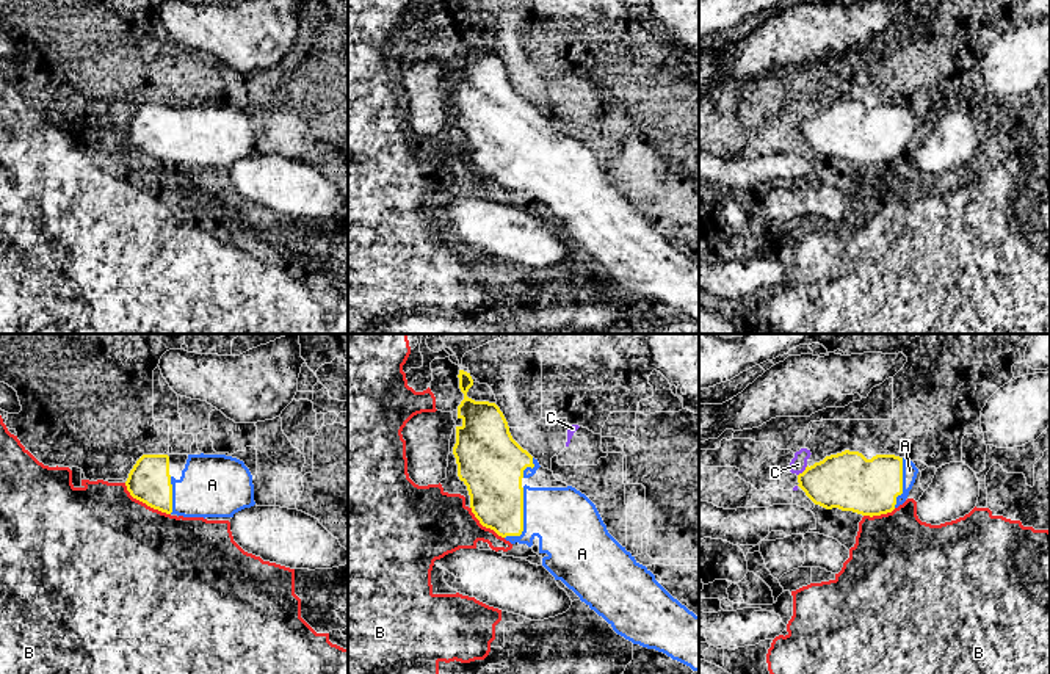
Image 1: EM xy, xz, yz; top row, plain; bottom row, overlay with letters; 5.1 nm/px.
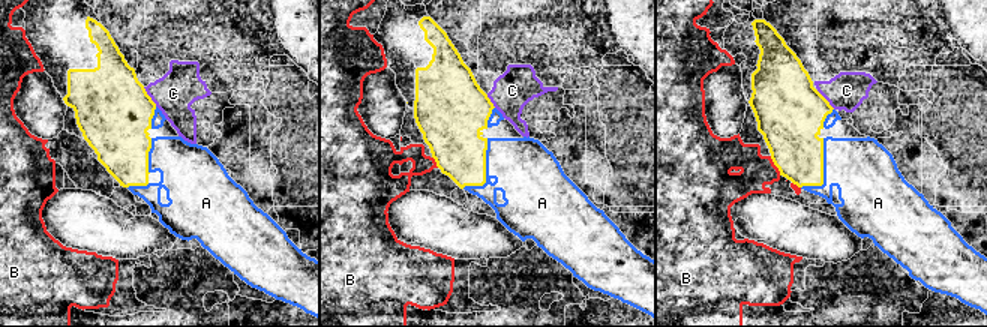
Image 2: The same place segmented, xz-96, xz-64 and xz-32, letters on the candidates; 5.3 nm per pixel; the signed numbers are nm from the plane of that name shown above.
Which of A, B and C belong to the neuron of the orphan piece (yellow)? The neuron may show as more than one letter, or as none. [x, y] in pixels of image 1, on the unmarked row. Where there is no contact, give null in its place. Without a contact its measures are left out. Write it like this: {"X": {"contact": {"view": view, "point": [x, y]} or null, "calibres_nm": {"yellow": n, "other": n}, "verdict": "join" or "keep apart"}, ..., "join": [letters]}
{"A": {"contact": {"view": "xz", "point": [522, 168]}, "calibres_nm": {"yellow": 280, "other": 340}, "verdict": "join"}, "B": {"contact": {"view": "xy", "point": [144, 151]}, "calibres_nm": {"yellow": 220, "other": 480}, "verdict": "keep apart"}, "C": {"contact": {"view": "yz", "point": [804, 119]}, "calibres_nm": {"yellow": 300, "other": 90}, "verdict": "keep apart"}, "join": ["A"]}

